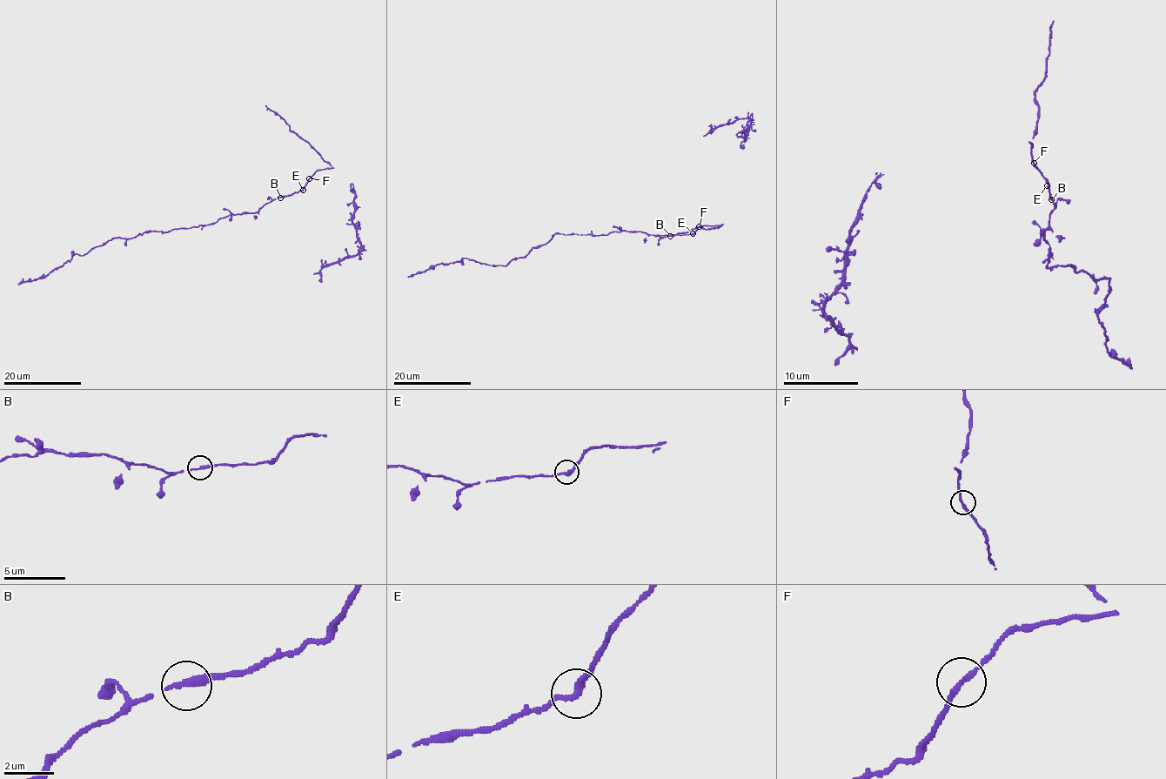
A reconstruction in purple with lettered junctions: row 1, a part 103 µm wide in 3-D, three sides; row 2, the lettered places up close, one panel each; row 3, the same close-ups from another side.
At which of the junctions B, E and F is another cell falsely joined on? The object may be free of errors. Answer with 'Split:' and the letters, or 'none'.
Split: none

